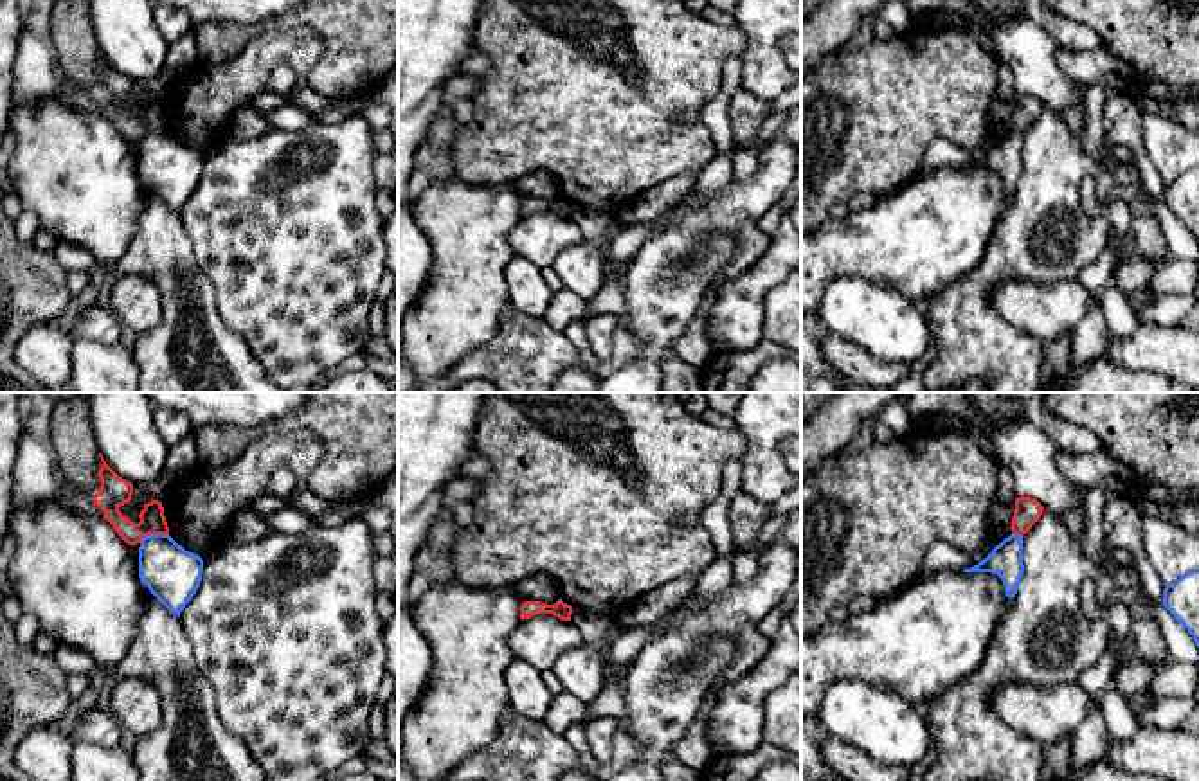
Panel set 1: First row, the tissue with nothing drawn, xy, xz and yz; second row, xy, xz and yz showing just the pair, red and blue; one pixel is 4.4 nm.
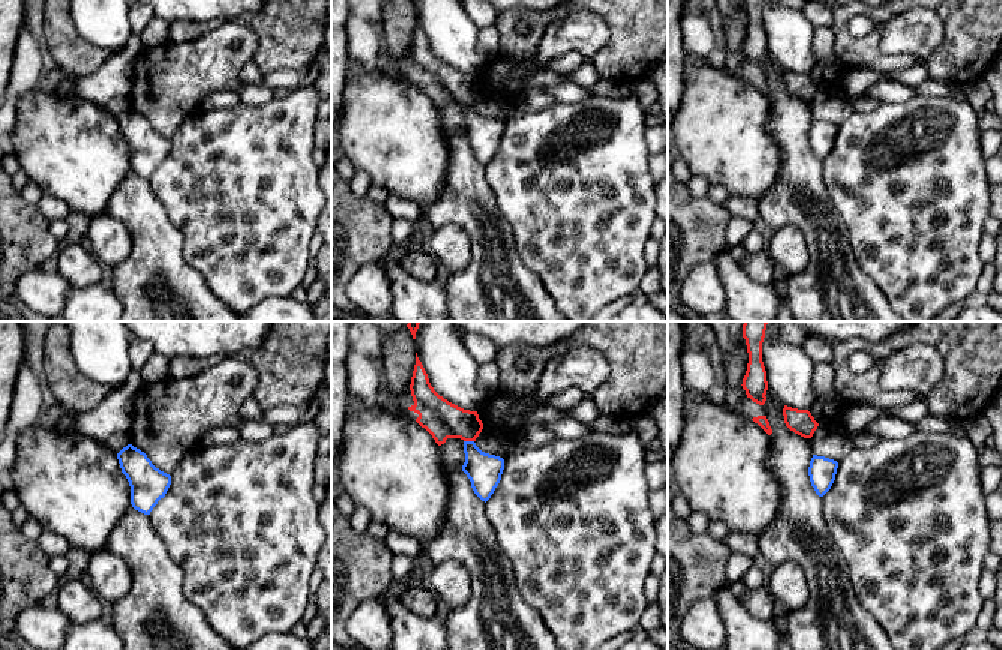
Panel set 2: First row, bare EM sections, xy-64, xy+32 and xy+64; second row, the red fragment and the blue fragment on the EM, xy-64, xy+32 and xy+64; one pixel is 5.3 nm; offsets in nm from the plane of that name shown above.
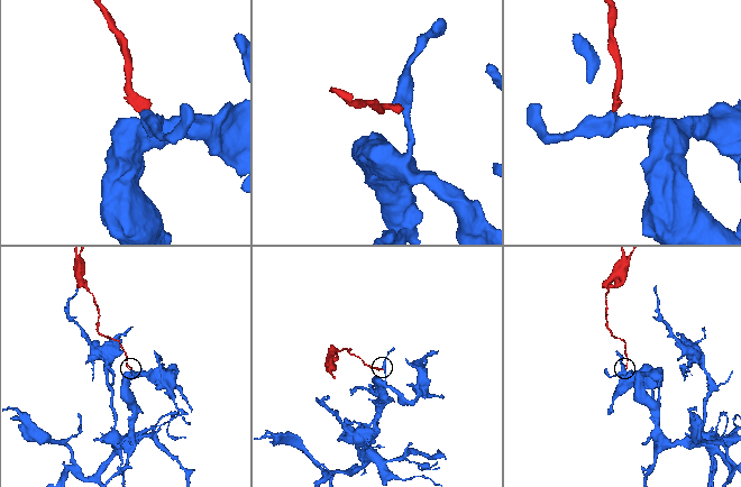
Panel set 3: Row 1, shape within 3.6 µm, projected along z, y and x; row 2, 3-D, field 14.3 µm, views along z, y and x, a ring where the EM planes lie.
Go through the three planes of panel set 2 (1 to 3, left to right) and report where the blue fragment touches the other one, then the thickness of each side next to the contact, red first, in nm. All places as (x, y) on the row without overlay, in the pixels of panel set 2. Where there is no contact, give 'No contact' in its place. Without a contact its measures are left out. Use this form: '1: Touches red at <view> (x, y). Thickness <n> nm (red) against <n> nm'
1: No contact
2: Touches red at xy+32 (468, 104). Thickness 200 nm (red) against 190 nm
3: No contact

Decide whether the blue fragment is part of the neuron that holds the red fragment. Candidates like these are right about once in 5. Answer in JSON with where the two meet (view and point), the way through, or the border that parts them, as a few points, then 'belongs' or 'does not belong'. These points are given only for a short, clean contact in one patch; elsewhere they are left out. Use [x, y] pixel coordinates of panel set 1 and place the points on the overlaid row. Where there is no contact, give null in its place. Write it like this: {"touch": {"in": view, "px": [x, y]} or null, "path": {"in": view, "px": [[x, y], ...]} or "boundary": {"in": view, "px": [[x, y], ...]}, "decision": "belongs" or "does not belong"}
{"touch": {"in": "xy", "px": [153, 533]}, "boundary": {"in": "xy", "px": [[168, 533], [148, 533], [139, 542]]}, "decision": "does not belong"}

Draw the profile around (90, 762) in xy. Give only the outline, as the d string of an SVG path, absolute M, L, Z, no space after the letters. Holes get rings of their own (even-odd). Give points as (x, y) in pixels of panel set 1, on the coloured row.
M68 736L72 740L70 781L139 781L131 750L122 745L104 749Z

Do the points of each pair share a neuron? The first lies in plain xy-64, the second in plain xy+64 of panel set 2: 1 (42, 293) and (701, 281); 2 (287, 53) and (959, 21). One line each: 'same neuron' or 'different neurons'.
1: same neuron
2: same neuron

